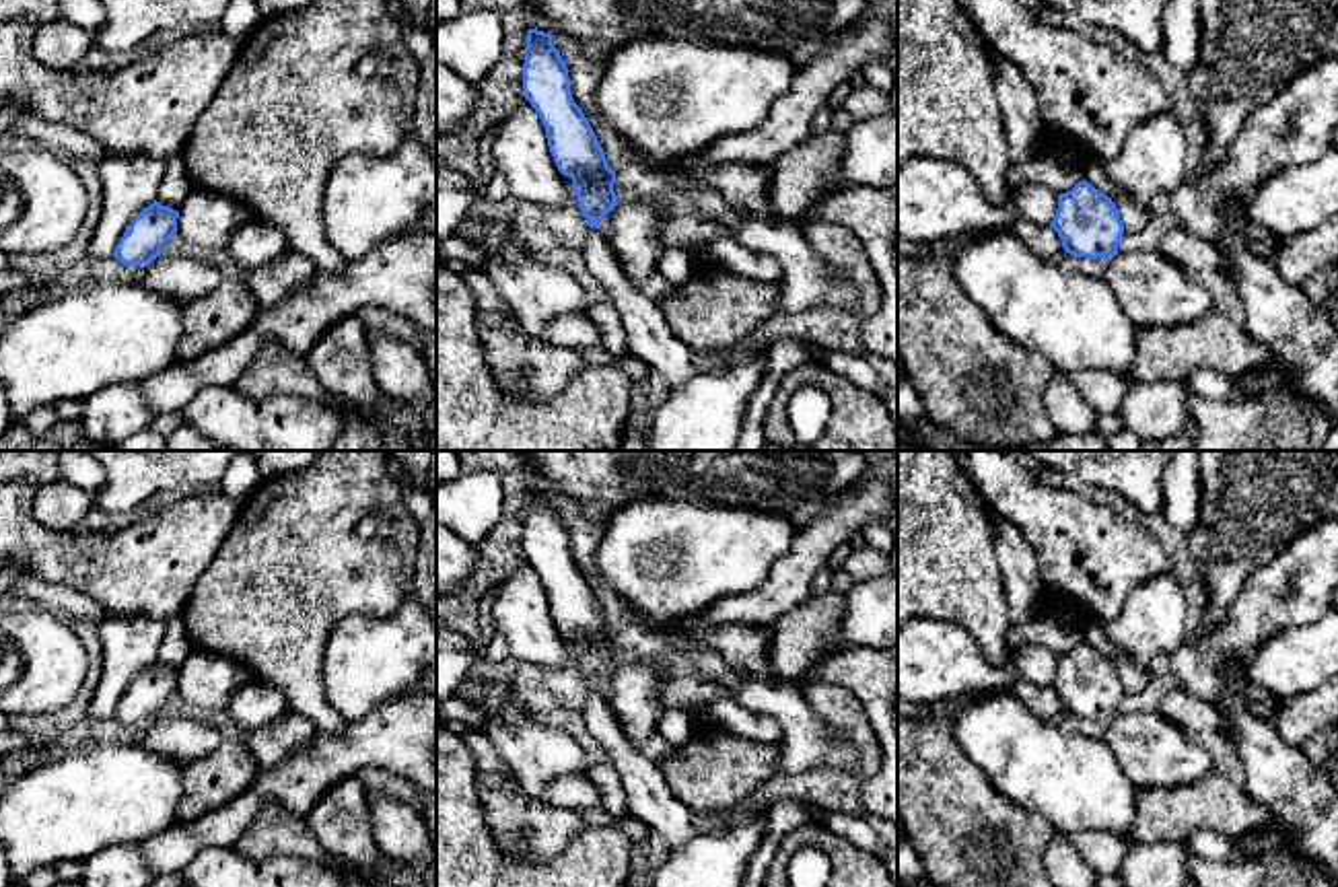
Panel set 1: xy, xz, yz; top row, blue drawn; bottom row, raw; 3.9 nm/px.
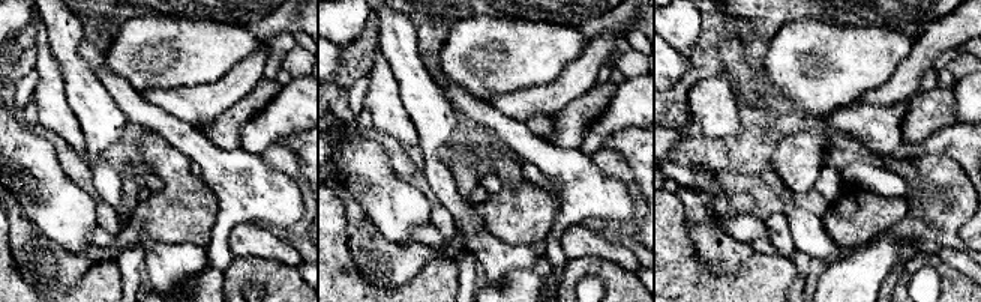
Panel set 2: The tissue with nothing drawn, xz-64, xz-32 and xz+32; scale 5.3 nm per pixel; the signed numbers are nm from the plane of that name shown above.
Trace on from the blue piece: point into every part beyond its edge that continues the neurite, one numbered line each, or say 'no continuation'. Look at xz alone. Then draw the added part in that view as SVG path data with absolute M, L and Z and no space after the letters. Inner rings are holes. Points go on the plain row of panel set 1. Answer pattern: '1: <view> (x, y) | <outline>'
1: xz (651, 801) | M599 687L589 694L580 714L620 772L628 796L628 815L646 823L653 833L661 833L669 850L677 850L694 838L723 831L729 815L698 813L675 799L661 768L640 755L626 737Z

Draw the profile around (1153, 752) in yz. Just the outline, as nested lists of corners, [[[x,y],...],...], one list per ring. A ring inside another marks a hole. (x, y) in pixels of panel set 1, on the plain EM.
[[[1161,712],[1116,714],[1103,741],[1140,788],[1177,788],[1219,770],[1212,755]]]

